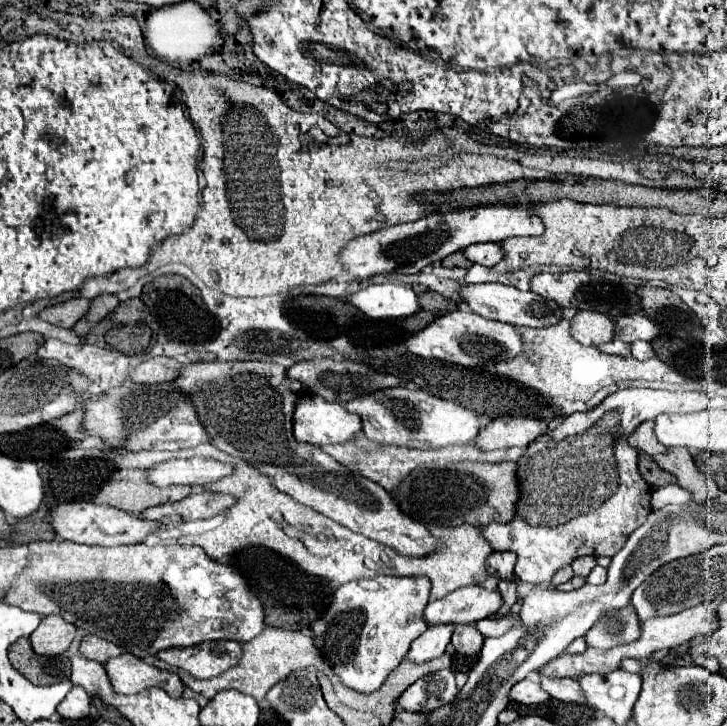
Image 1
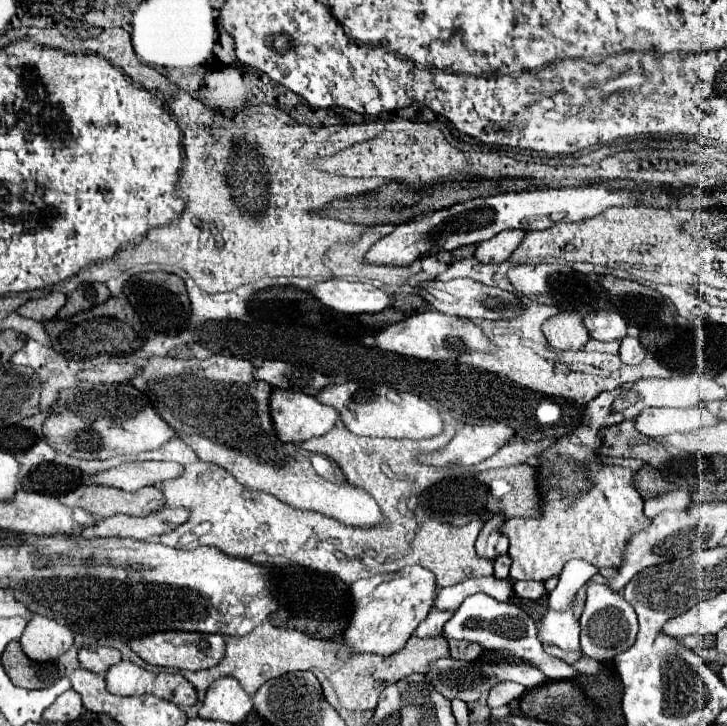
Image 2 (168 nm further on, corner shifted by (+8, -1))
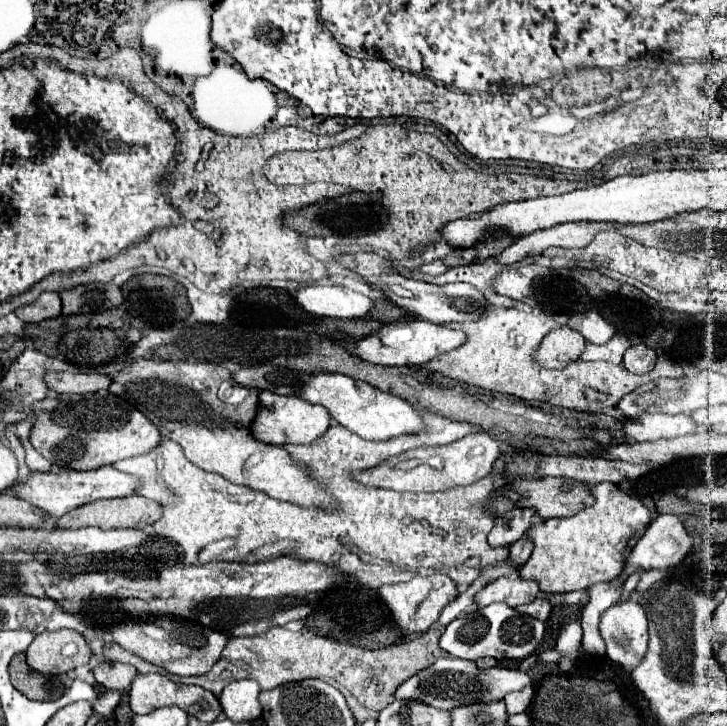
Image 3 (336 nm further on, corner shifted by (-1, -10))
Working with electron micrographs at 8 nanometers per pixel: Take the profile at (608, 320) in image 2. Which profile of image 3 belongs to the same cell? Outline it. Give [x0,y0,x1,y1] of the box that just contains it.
[568,312,616,344]

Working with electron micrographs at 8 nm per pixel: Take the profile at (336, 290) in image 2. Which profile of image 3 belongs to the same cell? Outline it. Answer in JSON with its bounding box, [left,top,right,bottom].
[294,286,374,318]

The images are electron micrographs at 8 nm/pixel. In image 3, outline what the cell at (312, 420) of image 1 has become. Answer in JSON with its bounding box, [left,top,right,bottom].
[250,390,330,446]

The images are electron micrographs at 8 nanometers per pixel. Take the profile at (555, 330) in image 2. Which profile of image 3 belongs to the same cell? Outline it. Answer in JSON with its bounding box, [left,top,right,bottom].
[534,326,586,370]

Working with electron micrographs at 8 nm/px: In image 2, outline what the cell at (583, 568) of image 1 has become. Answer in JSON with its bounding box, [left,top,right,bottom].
[549,559,597,609]

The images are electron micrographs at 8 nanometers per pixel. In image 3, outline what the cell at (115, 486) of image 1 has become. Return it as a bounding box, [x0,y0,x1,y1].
[56,494,162,528]

